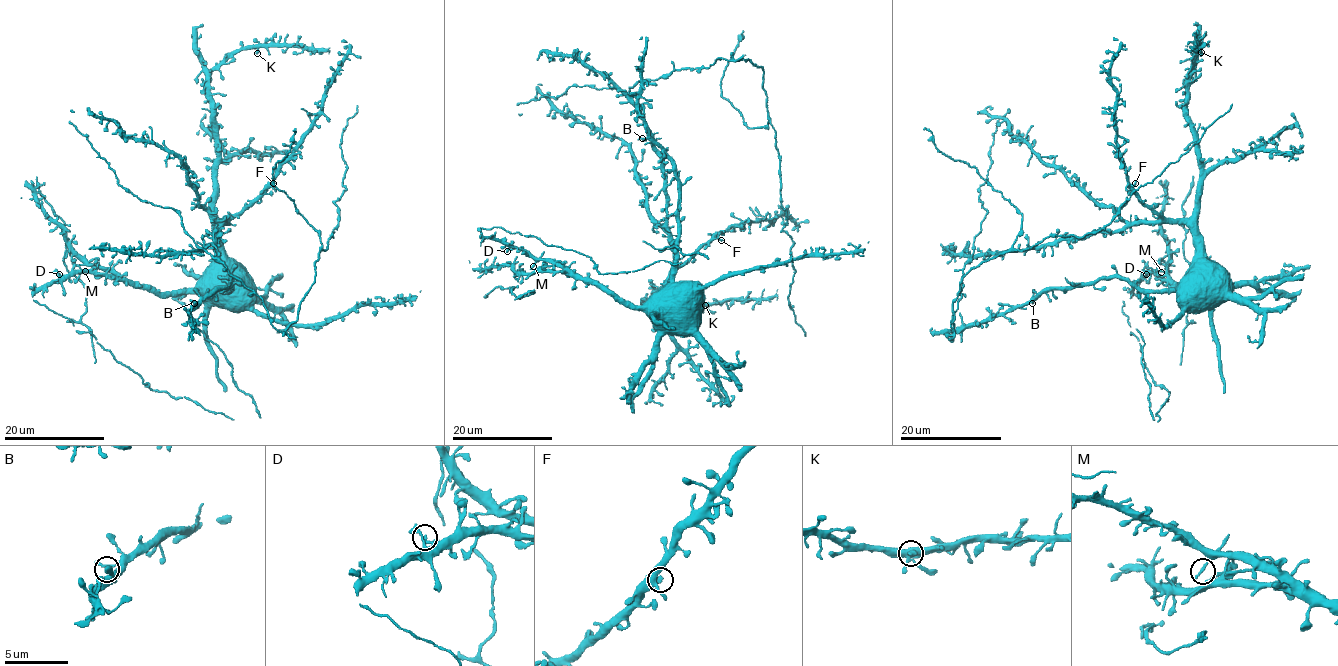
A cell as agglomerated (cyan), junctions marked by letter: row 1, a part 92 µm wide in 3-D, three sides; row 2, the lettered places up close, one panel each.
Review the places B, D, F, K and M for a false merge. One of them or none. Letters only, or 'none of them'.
none of them

